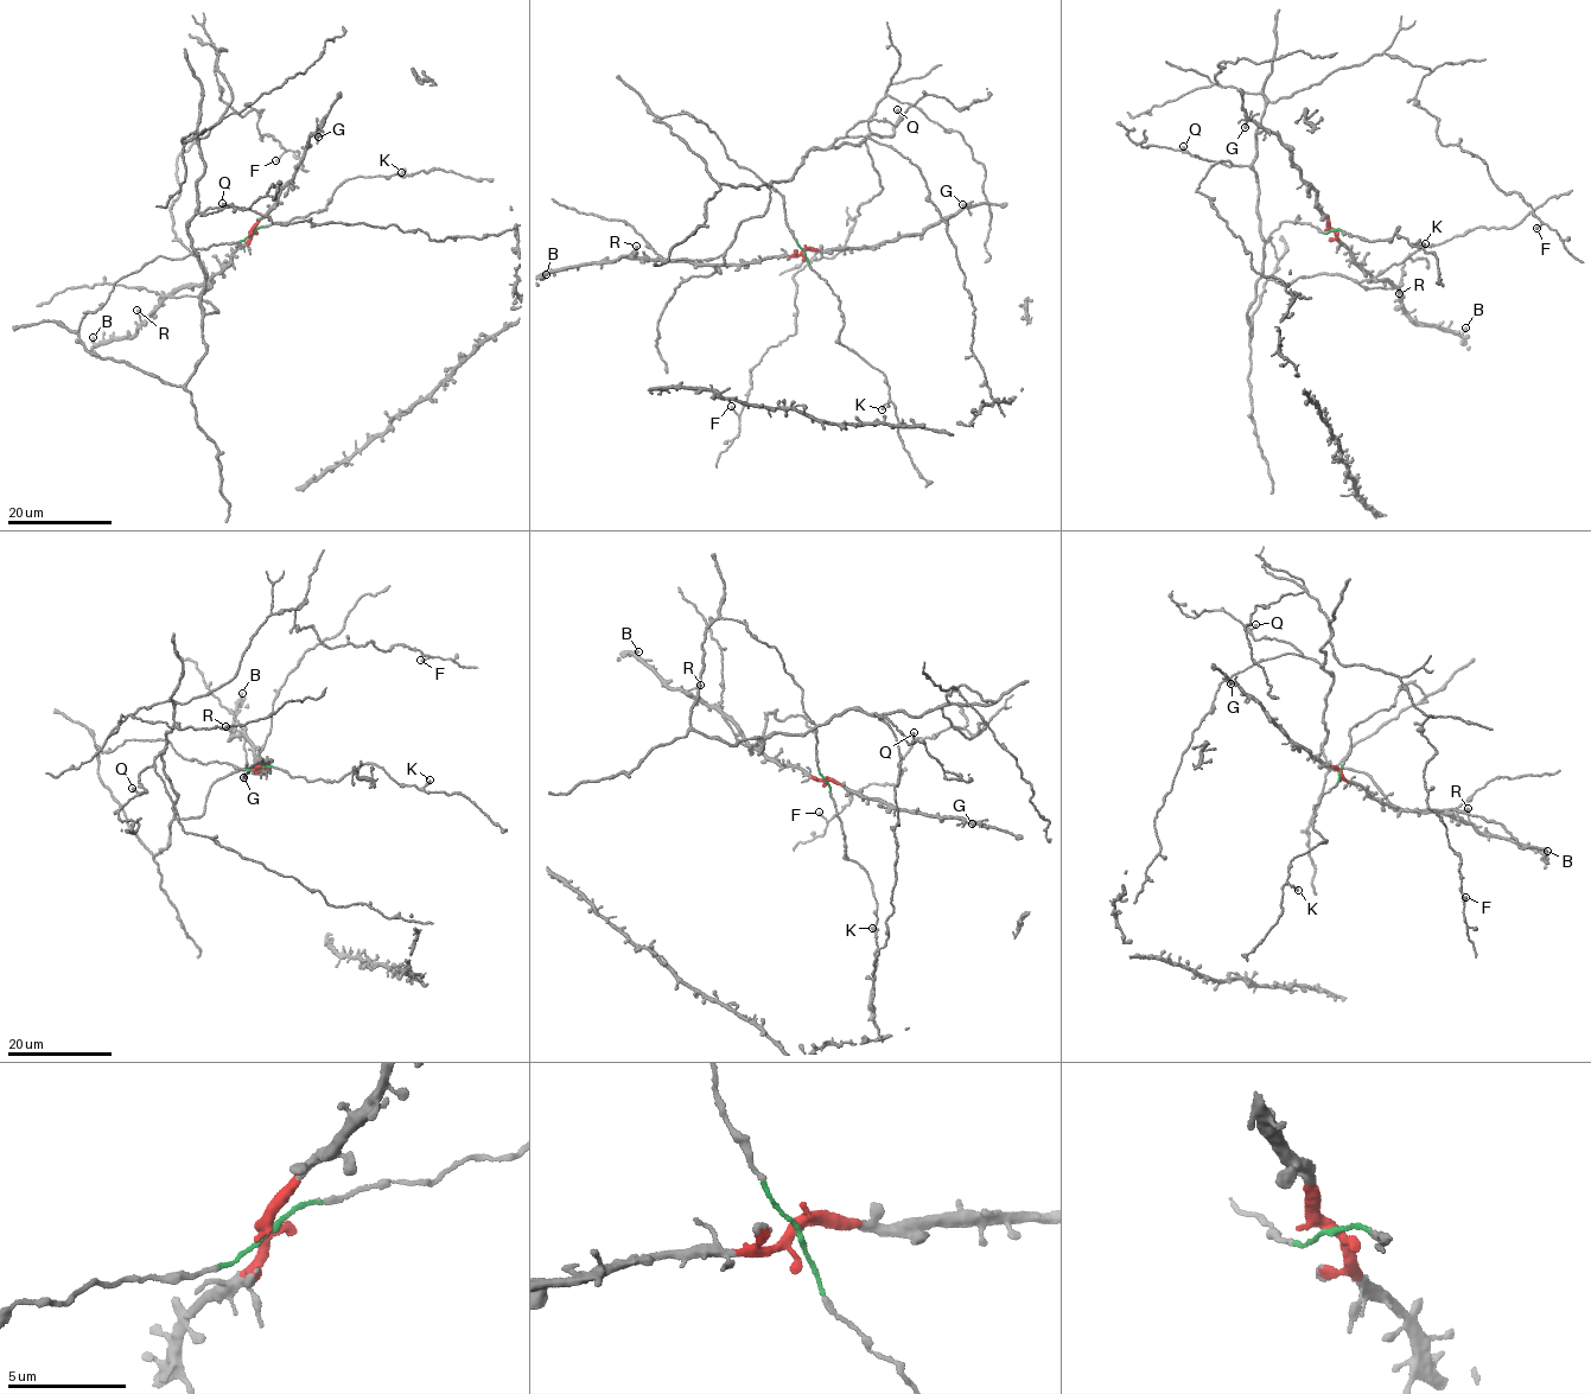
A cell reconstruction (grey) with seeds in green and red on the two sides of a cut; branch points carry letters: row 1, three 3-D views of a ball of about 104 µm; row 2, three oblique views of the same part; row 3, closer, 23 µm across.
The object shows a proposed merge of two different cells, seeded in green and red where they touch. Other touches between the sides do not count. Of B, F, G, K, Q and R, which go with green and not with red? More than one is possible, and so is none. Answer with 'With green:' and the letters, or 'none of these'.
With green: F, K, Q

